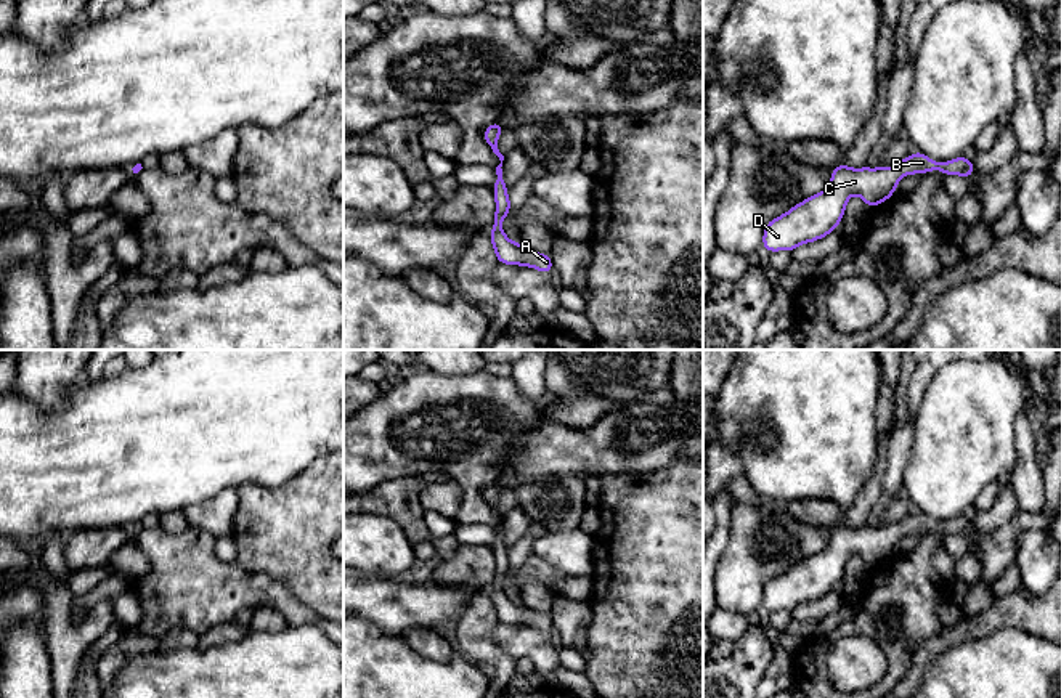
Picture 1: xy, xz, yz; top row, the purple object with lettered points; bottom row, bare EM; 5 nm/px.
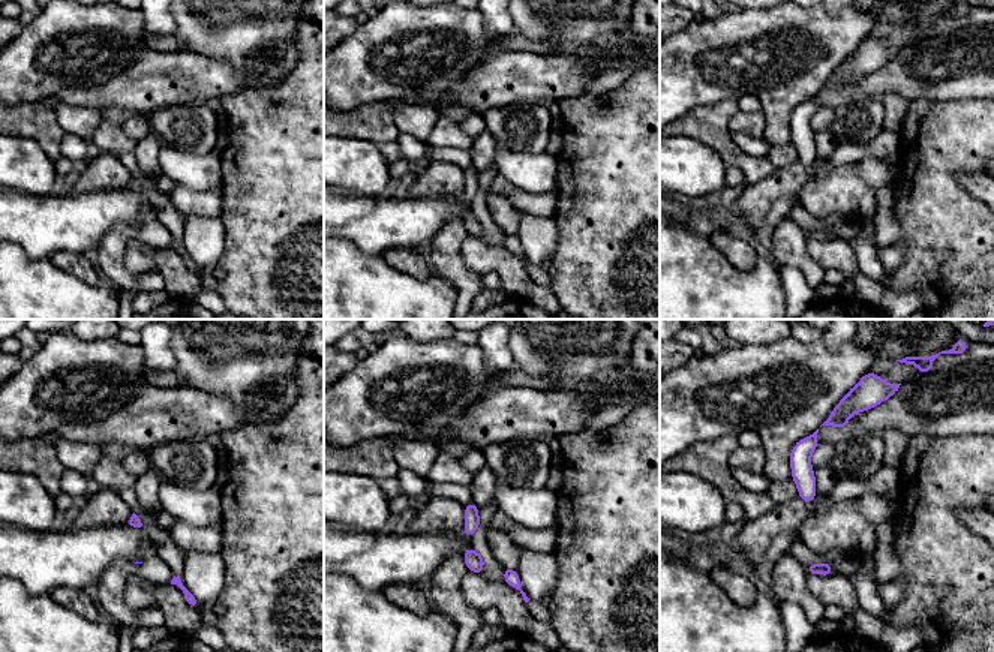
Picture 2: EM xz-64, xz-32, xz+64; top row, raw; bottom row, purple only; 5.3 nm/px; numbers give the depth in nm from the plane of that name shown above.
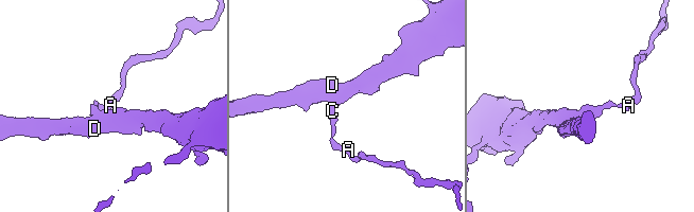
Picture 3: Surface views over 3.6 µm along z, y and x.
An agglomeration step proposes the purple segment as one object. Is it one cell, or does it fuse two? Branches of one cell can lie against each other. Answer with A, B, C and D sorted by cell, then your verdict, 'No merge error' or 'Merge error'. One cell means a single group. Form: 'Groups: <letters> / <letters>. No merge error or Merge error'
Groups: A B C D. No merge error

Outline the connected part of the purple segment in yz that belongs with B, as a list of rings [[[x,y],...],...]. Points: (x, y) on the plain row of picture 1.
[[[920,510],[904,517],[894,526],[852,528],[846,523],[838,525],[831,530],[830,542],[822,552],[804,558],[766,584],[762,607],[770,613],[778,610],[791,611],[803,603],[819,600],[843,581],[851,555],[860,555],[873,568],[896,552],[902,536],[923,534],[933,530],[970,538],[974,525],[965,515],[939,523]]]

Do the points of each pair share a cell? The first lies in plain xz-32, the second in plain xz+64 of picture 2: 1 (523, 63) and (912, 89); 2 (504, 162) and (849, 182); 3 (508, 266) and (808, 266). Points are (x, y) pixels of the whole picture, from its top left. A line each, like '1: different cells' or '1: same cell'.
1: same cell
2: different cells
3: different cells

